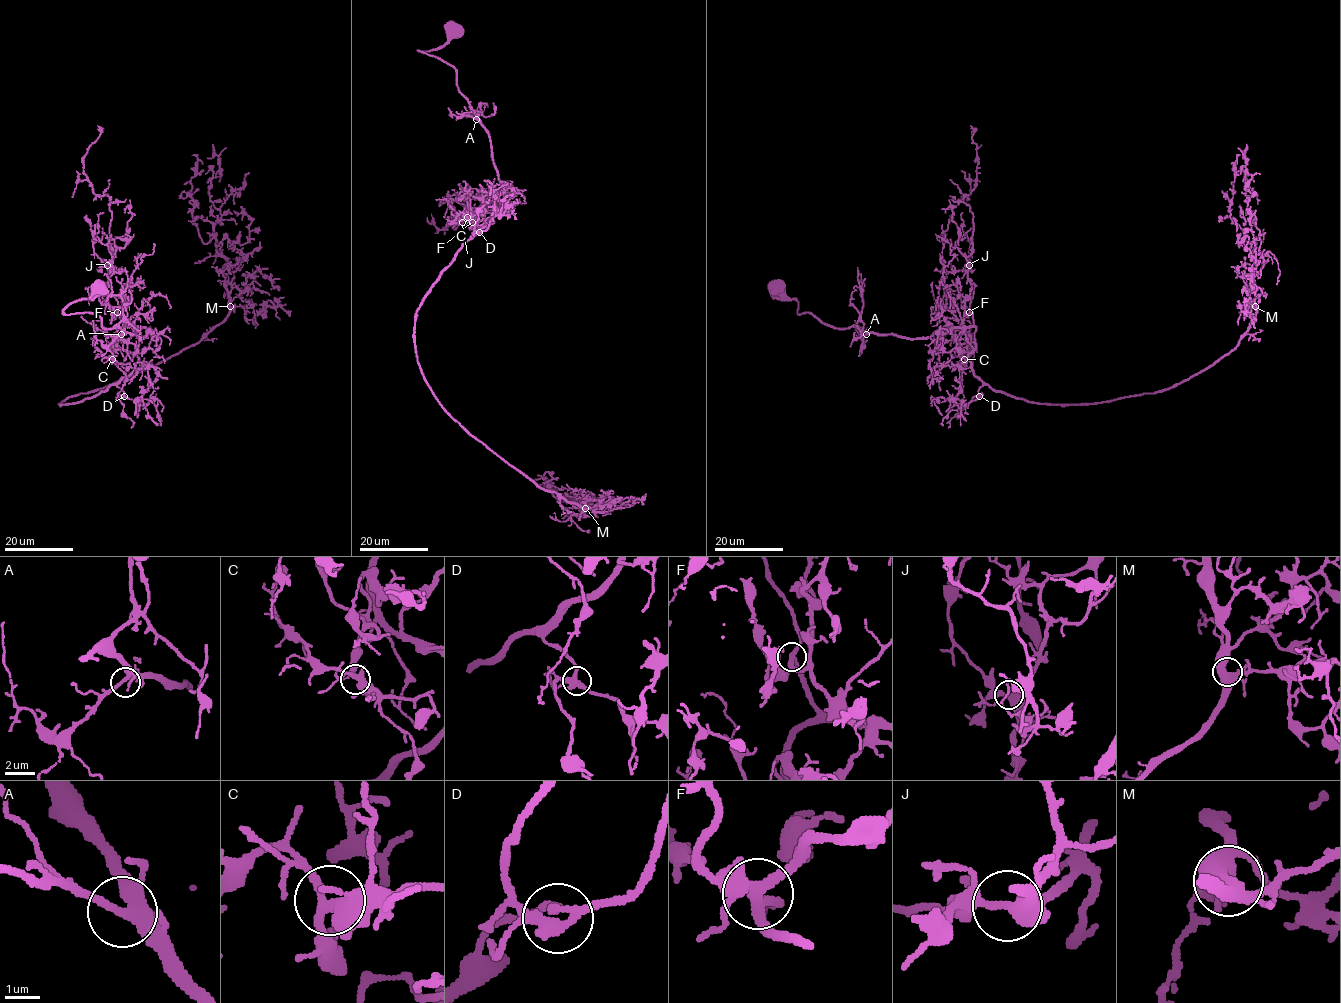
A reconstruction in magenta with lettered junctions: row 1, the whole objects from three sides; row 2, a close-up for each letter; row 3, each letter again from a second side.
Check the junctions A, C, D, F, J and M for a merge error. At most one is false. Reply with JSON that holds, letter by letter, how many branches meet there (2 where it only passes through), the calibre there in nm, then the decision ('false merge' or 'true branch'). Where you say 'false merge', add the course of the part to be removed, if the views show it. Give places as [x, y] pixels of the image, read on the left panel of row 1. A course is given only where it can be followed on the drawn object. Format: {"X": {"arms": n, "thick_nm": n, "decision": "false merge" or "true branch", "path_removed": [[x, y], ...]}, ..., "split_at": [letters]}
{"A": {"arms": 4, "thick_nm": 320, "decision": "true branch"}, "C": {"arms": 4, "thick_nm": 360, "decision": "true branch"}, "D": {"arms": 4, "thick_nm": 360, "decision": "true branch"}, "F": {"arms": 4, "thick_nm": 300, "decision": "true branch"}, "J": {"arms": 4, "thick_nm": 400, "decision": "true branch"}, "M": {"arms": 4, "thick_nm": 440, "decision": "true branch"}, "split_at": []}

